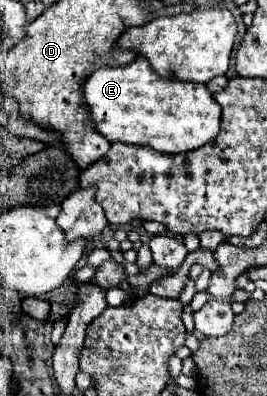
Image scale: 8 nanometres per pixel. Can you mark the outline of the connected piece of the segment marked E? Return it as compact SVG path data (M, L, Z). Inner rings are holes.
M139 55L125 67L99 67L85 81L85 101L91 109L97 131L111 143L121 141L127 145L149 145L161 153L187 153L199 149L219 135L221 107L213 101L213 95L205 85L175 81L175 77L161 77L151 69L151 63Z

